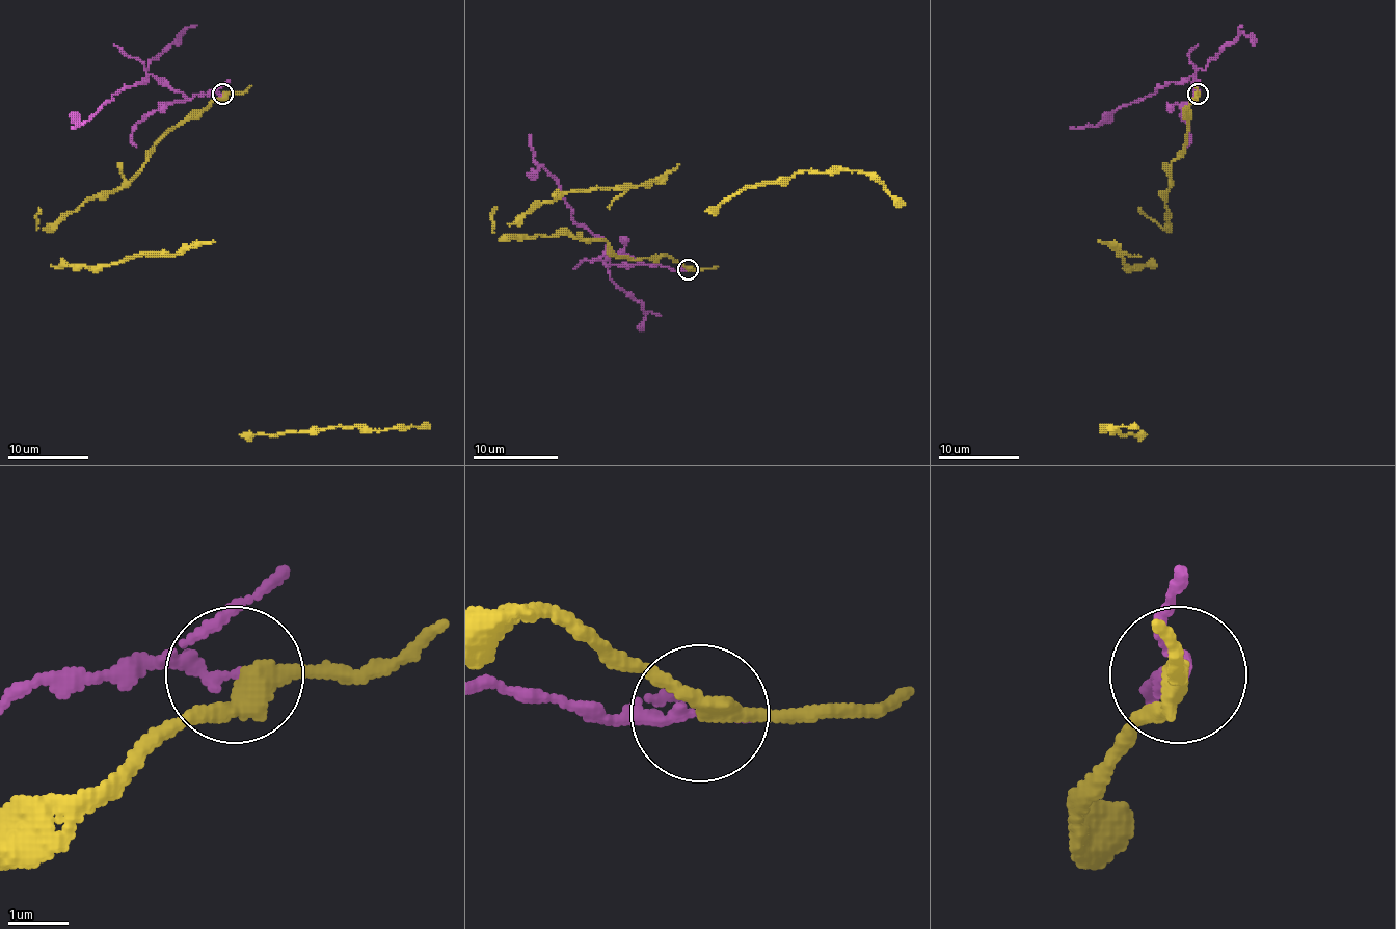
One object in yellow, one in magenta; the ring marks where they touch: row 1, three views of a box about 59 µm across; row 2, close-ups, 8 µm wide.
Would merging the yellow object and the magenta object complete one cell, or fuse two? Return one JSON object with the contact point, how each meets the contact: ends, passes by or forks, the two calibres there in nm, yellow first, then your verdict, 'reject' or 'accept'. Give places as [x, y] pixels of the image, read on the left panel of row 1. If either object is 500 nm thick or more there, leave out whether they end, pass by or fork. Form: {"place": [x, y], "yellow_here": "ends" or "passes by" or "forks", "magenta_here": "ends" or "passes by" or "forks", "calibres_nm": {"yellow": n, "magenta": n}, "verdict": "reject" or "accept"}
{"place": [222, 94], "yellow_here": "passes by", "magenta_here": "ends", "calibres_nm": {"yellow": 320, "magenta": 190}, "verdict": "reject"}

